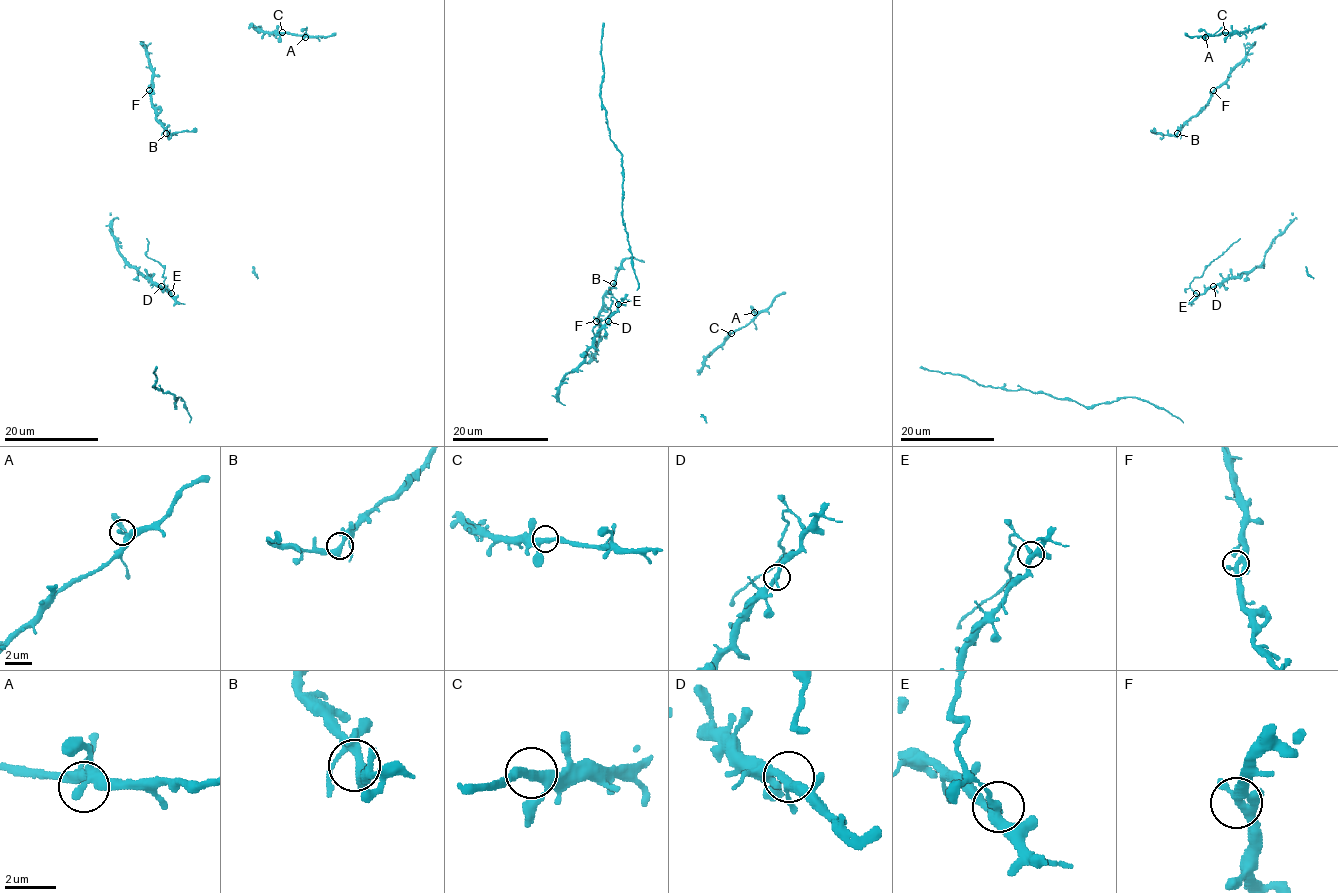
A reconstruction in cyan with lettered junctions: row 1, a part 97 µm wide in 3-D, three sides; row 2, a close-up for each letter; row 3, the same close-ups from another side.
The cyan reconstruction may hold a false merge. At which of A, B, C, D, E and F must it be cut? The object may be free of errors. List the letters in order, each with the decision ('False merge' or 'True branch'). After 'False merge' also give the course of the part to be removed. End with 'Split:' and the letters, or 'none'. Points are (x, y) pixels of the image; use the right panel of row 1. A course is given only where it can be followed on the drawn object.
A: True branch
B: True branch
C: True branch
D: True branch
E: False merge. Course of the part to remove: (1197, 293), (1190, 287), (1192, 280), (1201, 275), (1205, 268), (1240, 238)
F: True branch
Split: E

